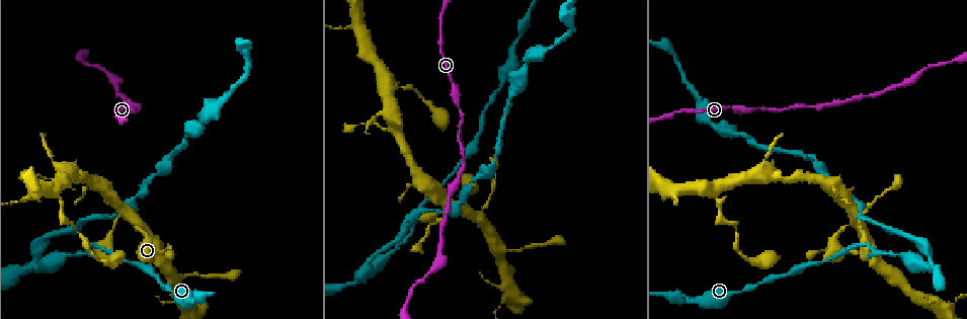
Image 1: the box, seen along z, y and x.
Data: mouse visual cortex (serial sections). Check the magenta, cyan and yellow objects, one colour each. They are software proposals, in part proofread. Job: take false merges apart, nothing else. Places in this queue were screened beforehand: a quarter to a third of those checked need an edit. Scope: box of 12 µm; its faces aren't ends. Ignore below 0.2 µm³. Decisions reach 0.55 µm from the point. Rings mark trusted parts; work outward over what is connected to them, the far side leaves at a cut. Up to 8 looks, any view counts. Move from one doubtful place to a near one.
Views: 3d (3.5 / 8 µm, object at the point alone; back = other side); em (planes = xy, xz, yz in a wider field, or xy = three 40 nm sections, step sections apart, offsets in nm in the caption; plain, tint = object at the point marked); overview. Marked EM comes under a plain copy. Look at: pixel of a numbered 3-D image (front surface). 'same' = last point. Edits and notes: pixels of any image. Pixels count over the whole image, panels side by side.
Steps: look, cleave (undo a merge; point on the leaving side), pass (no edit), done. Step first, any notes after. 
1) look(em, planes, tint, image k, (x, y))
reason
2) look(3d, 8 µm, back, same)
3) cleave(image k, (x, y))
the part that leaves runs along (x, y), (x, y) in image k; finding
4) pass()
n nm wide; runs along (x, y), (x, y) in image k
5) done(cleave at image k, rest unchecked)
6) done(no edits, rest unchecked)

look(3d, 8 µm, image 1, (41, 266))
a narrow waist

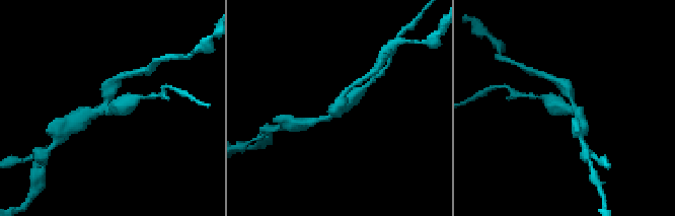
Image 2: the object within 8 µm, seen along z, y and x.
look(em, xy, step 2, tint, image 2, (112, 106))
3 arms; arms of 150, 350, 400 nm; shape alone is not enough

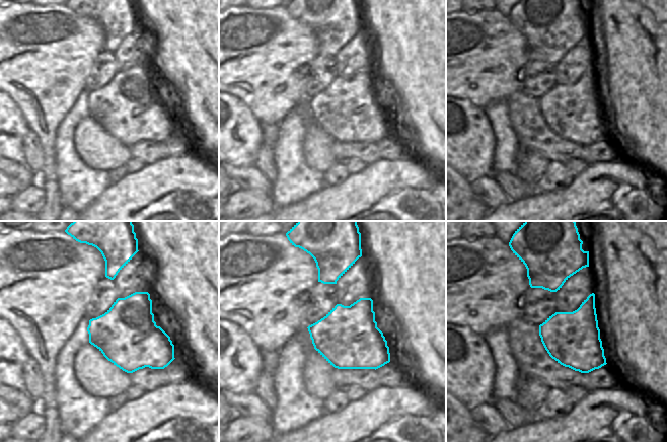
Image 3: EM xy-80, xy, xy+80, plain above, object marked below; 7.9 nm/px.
cleave(image 2, (85, 116))
the part that leaves runs along (106, 106), (110, 84), (118, 77) in image 2; two cells meet here

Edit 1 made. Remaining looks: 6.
look(3d, 8 µm, image 1, (856, 220))
four arms meet

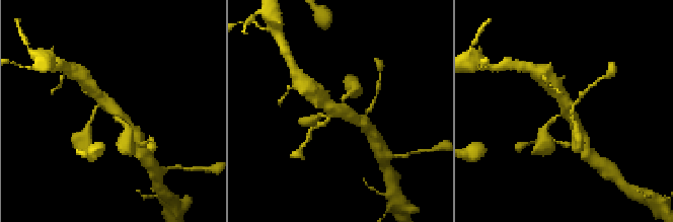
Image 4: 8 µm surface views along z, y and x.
look(em, xy, step 5, tint, image 4, (342, 109))
4 arms; arms of 150, 200, 350, 400 nm

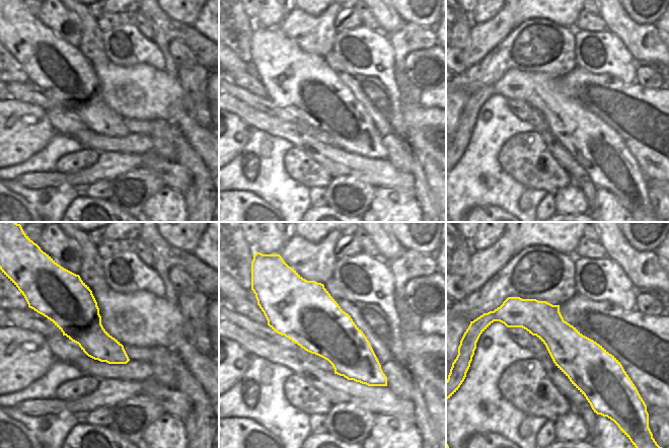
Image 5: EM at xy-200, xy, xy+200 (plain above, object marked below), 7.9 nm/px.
pass()
480 nm wide; runs along (500, 318), (615, 363) in image 5; all the same cell

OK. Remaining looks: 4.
look(3d, 8 µm, image 1, (948, 307))
calibre changes

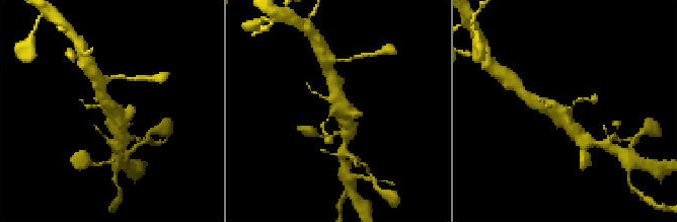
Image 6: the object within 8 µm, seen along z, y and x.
look(3d, 3.5 µm, image 6, (565, 109))

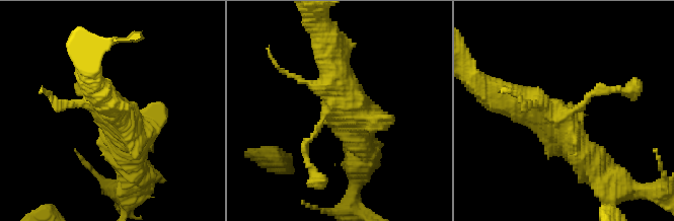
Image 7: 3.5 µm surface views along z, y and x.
look(em, xy, step 5, tint, image 7, (322, 119))
3 arms; arms of 150, 400, 500 nm; now the EM

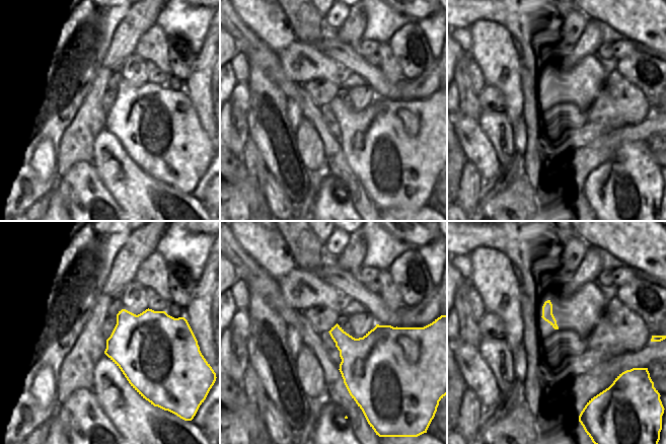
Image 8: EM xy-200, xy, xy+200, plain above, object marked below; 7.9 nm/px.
pass()
runs along (336, 61), (340, 100), (305, 144), (314, 170) in image 7; continuous, no second cell

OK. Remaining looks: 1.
done(cleave at image 2, rest unchecked)

